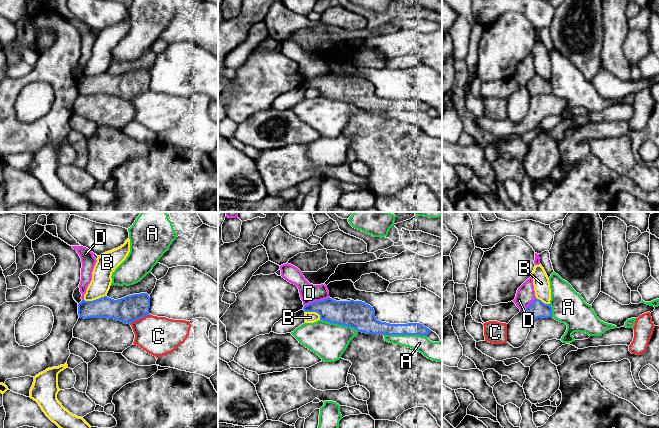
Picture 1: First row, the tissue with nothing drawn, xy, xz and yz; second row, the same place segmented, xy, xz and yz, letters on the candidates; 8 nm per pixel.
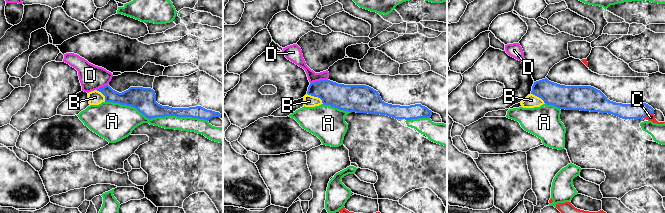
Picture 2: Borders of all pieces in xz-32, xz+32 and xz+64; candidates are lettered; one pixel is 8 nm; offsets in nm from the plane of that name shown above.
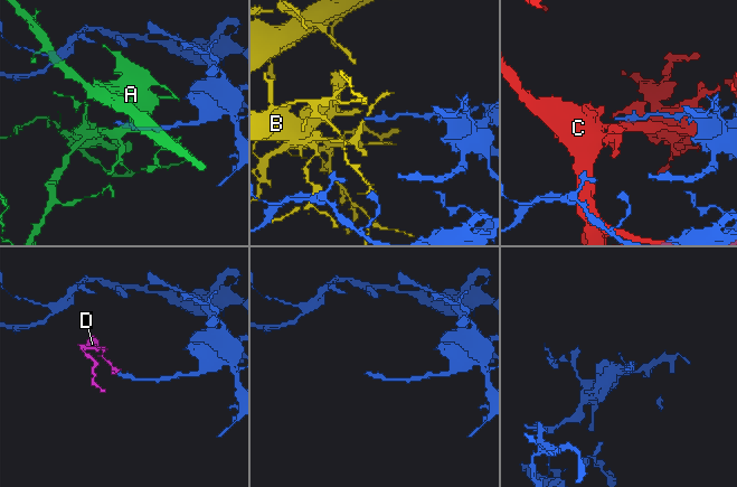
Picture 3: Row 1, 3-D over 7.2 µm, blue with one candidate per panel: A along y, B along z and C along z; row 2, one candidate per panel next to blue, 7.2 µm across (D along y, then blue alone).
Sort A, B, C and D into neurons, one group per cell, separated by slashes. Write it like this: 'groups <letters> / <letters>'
groups A / B / C / D

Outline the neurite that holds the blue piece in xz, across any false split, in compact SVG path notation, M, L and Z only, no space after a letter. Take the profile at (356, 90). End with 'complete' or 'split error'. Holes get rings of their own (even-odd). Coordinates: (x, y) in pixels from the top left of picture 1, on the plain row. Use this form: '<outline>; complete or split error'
M329 73L305 81L303 86L318 89L320 96L351 103L366 110L427 112L431 108L420 99L381 98L376 95L373 83L362 77L336 77Z; complete

